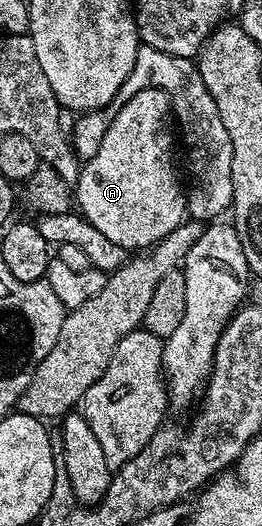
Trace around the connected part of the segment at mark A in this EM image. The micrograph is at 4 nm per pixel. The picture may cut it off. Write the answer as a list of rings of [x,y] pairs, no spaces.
[[[149,86],[143,92],[135,92],[135,96],[131,96],[131,100],[127,100],[119,108],[119,112],[111,120],[111,124],[107,128],[107,132],[103,132],[103,140],[99,144],[99,152],[95,152],[93,158],[88,159],[80,167],[80,174],[75,185],[75,202],[79,205],[80,213],[85,215],[85,219],[91,224],[95,224],[95,228],[99,228],[99,232],[103,232],[103,236],[107,236],[107,240],[111,240],[115,244],[119,244],[127,252],[137,252],[142,248],[152,247],[161,241],[162,238],[168,236],[176,226],[181,225],[187,218],[187,194],[183,189],[183,182],[177,179],[177,166],[173,163],[173,138],[175,142],[175,134],[169,131],[169,122],[171,126],[171,107],[169,105],[169,97],[167,92],[163,92],[159,88]]]

